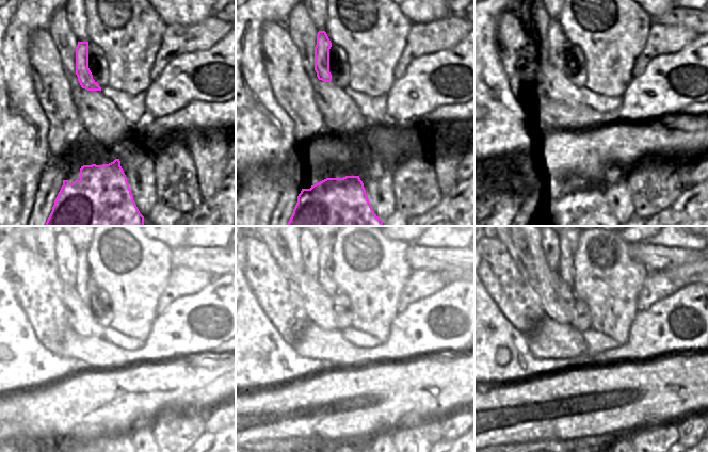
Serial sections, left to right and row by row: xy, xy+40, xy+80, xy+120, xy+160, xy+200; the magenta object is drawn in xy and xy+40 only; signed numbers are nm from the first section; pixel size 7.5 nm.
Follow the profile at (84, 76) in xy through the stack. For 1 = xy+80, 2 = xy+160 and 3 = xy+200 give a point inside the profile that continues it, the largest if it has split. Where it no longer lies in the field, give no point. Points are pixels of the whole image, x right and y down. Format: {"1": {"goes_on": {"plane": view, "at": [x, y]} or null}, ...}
{"1": {"goes_on": {"plane": "xy+80", "at": [561, 45]}}, "2": {"goes_on": {"plane": "xy+160", "at": [324, 275]}}, "3": {"goes_on": {"plane": "xy+200", "at": [567, 247]}}}

